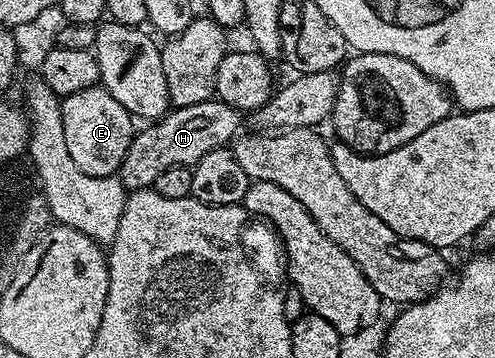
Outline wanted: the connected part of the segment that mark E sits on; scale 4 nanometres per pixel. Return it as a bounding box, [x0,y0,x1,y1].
[61,88,136,177]

